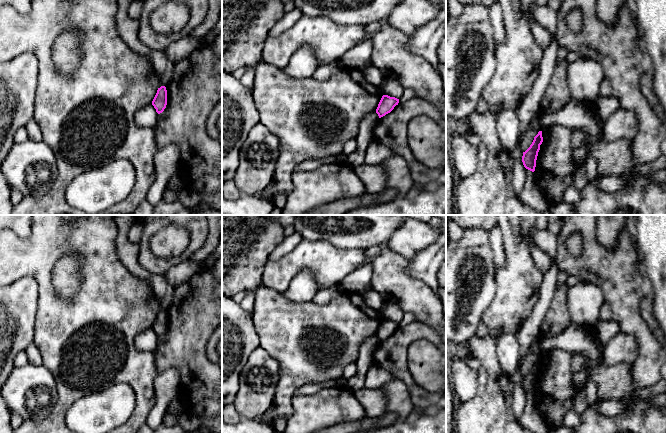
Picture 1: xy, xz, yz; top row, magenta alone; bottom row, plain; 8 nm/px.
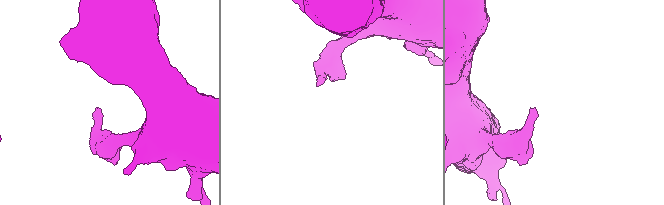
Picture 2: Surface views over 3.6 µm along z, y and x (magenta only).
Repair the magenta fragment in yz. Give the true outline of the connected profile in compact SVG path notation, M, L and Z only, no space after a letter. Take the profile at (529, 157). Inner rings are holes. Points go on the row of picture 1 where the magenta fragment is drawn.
M539 131L538 134L534 137L534 140L530 147L525 152L523 152L522 156L523 165L526 169L532 172L535 171L536 160L542 142L543 142L542 131Z

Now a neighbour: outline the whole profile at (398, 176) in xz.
M394 155L379 163L386 173L386 188L396 189L403 197L415 186L406 161Z

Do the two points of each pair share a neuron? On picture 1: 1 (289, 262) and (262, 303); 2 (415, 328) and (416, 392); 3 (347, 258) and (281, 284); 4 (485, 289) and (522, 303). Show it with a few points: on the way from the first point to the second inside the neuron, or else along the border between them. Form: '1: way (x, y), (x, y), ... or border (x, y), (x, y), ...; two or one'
1: border (262, 285), (282, 294); two
2: way (400, 344), (400, 371), (405, 376); one
3: way (330, 259), (302, 259), (294, 267); one
4: border (496, 270), (496, 293), (482, 313); two

